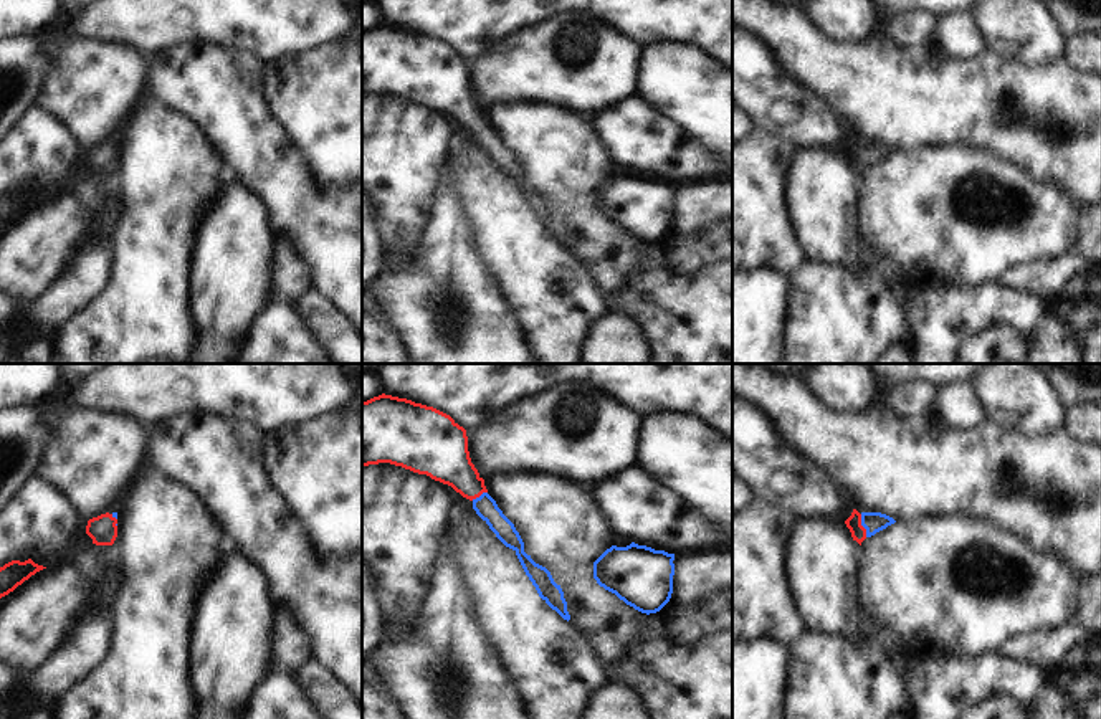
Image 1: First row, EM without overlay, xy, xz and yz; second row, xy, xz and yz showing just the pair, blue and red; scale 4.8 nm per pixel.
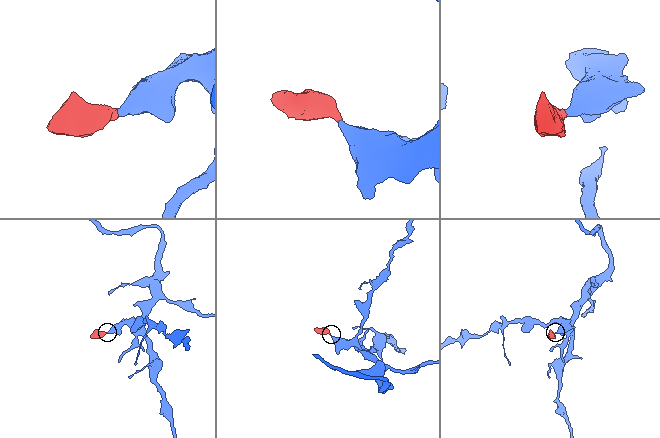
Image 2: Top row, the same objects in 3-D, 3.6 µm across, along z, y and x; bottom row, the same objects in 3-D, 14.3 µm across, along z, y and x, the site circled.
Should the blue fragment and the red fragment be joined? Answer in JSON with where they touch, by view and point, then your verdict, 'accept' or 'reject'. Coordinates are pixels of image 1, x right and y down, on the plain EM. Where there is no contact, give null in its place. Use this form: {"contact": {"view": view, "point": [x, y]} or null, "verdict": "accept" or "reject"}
{"contact": {"view": "yz", "point": [862, 154]}, "verdict": "accept"}

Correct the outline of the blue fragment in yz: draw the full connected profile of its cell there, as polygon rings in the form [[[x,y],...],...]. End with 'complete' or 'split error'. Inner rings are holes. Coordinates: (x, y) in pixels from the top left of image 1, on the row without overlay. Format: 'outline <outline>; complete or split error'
outline [[[853,139],[851,145],[845,150],[846,157],[851,162],[853,170],[860,175],[866,167],[875,165],[876,162],[886,159],[896,150],[881,142],[858,142]]]; split error

